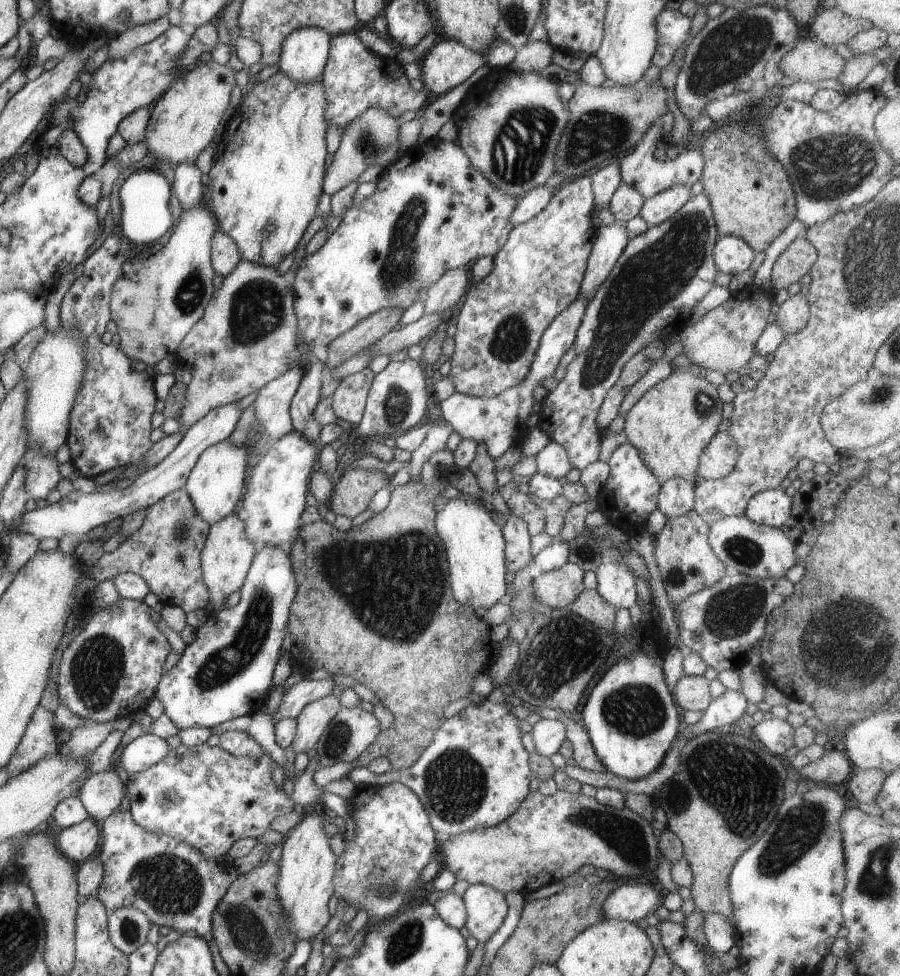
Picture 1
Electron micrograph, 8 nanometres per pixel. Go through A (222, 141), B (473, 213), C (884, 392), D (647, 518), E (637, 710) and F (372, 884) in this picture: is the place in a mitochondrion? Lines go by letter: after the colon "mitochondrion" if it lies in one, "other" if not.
A: other
B: other
C: mitochondrion
D: other
E: mitochondrion
F: mitochondrion

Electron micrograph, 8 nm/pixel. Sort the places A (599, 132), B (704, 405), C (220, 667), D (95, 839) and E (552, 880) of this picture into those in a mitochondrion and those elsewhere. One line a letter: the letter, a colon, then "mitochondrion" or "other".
A: mitochondrion
B: mitochondrion
C: mitochondrion
D: other
E: other

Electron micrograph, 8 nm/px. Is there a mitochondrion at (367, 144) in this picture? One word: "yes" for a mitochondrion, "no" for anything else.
yes

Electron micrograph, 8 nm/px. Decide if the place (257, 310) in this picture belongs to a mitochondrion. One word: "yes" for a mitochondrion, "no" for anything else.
yes

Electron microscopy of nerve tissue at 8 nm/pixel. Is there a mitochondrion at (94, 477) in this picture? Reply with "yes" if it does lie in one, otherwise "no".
no

